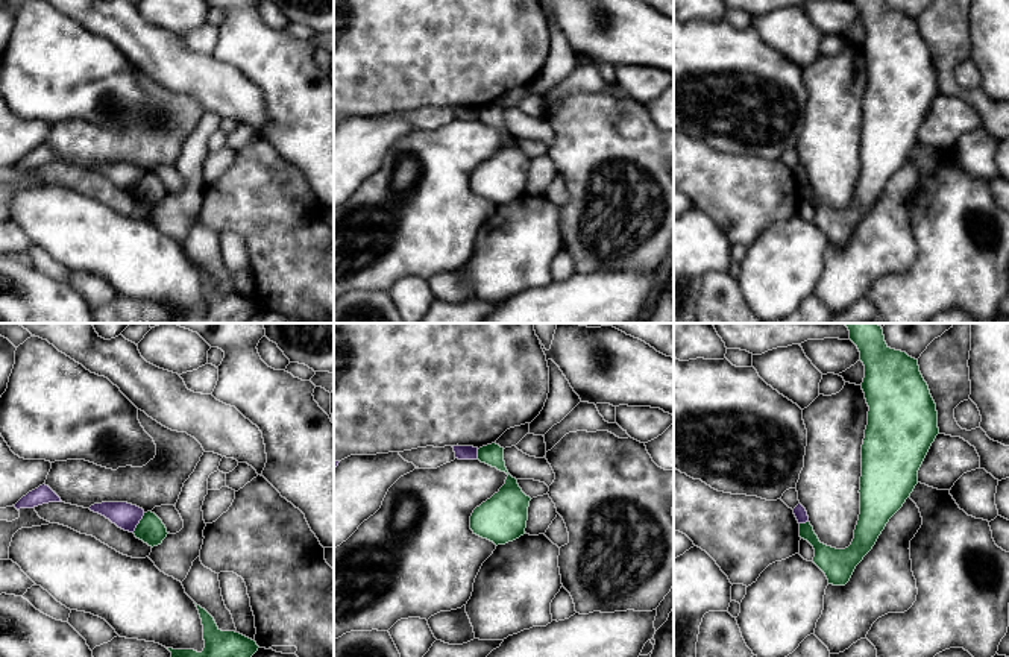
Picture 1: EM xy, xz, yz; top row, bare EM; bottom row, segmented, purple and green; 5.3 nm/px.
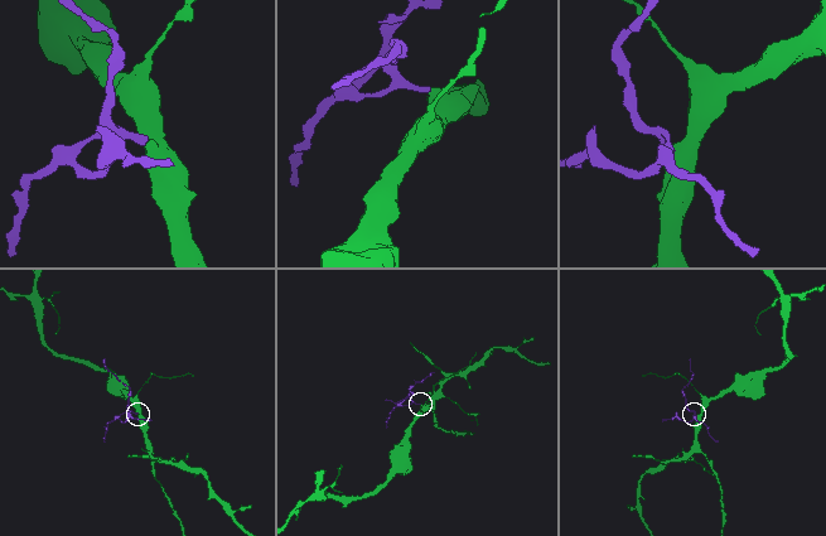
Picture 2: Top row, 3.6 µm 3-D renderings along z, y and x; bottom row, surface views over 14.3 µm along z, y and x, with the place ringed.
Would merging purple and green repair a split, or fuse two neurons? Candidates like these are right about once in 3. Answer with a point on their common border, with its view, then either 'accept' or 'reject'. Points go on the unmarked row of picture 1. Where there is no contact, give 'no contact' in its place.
xy (138, 182) | reject

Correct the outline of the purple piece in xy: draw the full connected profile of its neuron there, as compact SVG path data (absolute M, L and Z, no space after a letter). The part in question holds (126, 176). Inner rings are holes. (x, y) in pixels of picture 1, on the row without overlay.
M102 162L90 167L91 171L99 173L115 184L118 188L134 193L144 176L144 170L127 162Z

